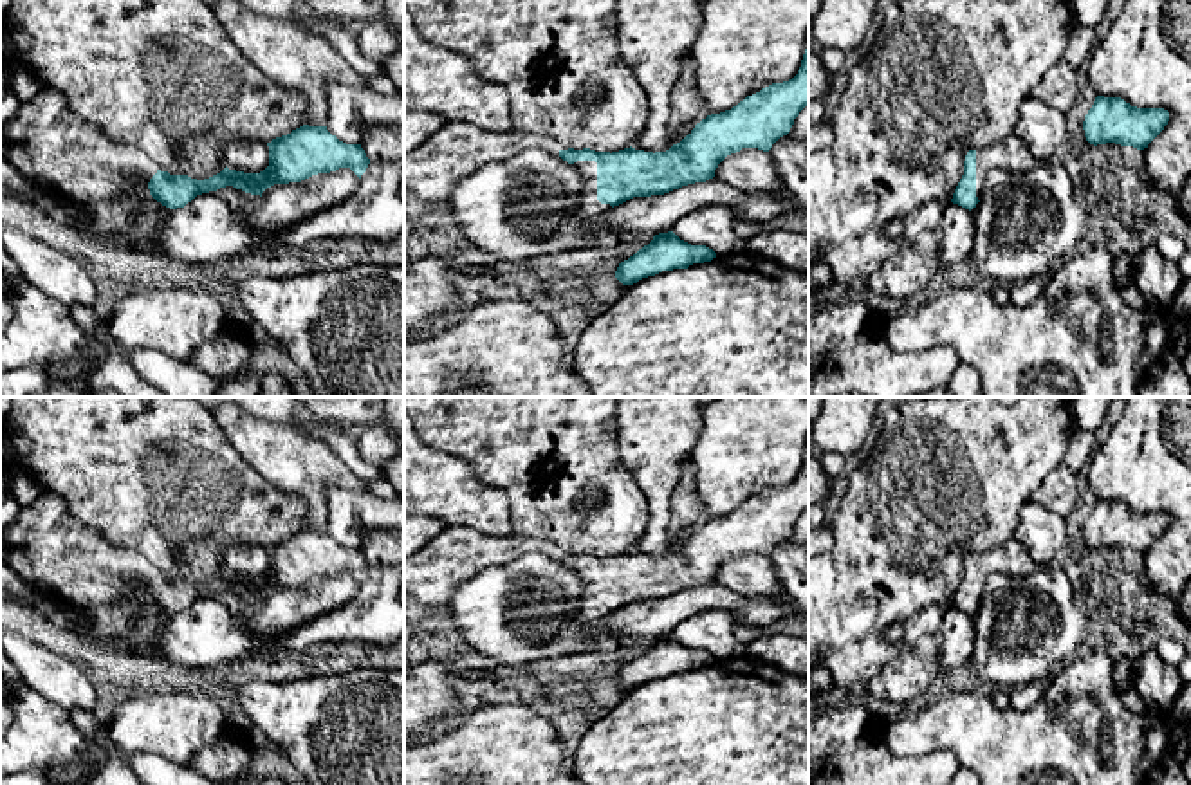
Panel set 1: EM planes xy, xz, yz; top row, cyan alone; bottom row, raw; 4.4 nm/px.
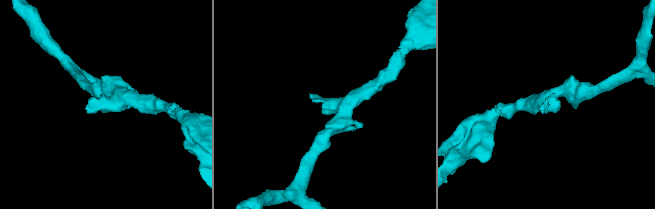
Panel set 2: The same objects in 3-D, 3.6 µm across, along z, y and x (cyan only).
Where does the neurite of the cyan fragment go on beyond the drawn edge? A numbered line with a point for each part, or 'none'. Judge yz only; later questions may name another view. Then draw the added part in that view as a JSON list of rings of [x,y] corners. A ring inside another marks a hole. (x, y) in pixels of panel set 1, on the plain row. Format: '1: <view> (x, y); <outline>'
1: yz (1011, 558); [[[1014,538],[987,552],[976,552],[976,601],[983,601],[983,588],[992,574],[1029,576],[1036,568],[1027,549]]]

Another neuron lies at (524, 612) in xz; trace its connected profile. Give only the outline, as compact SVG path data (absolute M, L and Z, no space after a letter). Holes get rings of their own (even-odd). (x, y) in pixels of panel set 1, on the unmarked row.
M538 552L511 563L489 567L455 588L448 614L457 644L493 657L503 671L531 671L543 660L594 651L601 641L596 621L576 617L583 592L581 577L558 559Z

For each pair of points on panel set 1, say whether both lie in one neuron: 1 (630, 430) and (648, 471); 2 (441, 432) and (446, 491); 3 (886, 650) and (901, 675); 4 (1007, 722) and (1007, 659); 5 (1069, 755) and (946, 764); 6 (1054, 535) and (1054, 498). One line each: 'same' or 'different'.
1: same
2: different
3: different
4: different
5: different
6: different

